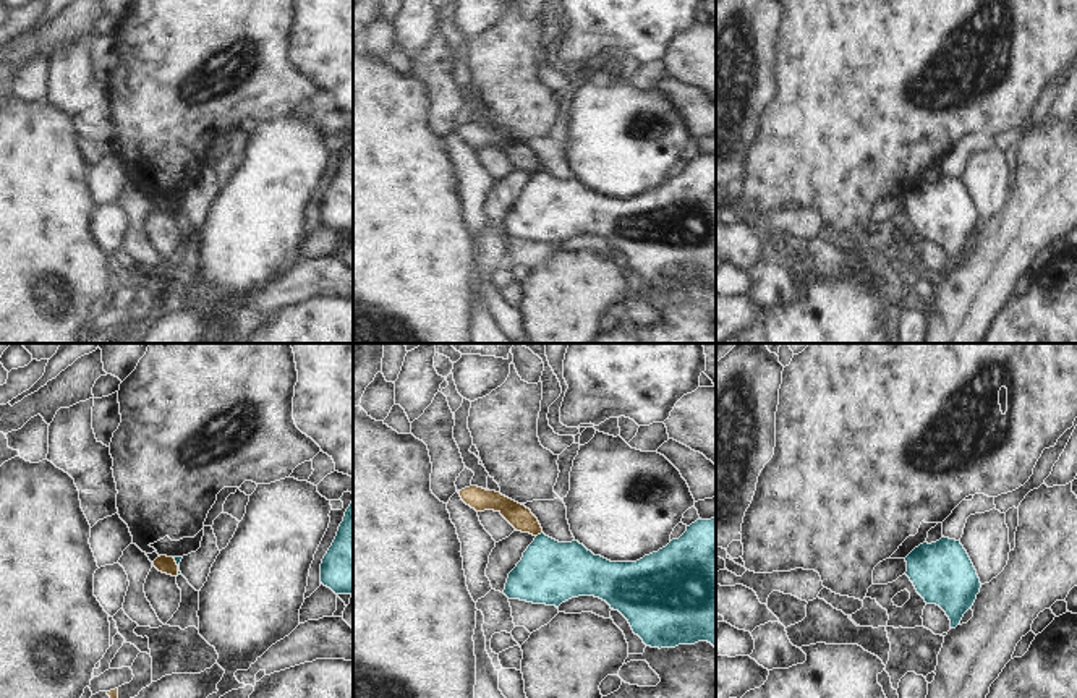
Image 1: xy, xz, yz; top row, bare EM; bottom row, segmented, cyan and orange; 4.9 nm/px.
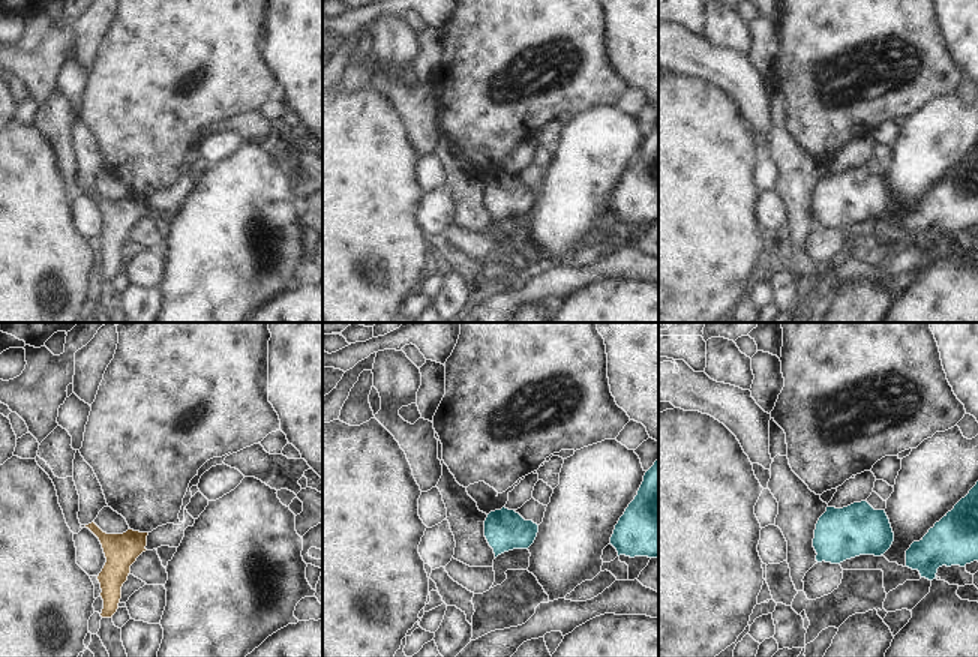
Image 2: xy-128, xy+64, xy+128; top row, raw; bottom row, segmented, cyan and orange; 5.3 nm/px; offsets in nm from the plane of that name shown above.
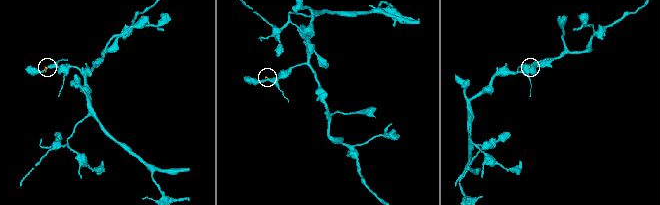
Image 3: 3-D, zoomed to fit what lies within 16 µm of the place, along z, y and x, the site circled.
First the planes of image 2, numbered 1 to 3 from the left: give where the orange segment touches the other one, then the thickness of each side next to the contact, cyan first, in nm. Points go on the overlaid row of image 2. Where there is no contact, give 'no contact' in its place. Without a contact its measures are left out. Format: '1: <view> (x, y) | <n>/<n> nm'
1: no contact
2: no contact
3: no contact

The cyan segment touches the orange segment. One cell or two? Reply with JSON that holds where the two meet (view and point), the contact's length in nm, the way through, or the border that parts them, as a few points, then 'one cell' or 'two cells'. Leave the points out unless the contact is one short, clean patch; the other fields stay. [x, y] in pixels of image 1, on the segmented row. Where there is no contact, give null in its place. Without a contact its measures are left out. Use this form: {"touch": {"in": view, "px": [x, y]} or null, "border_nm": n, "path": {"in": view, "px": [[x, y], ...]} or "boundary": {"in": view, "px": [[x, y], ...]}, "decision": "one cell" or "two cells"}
{"touch": {"in": "xz", "px": [538, 535]}, "border_nm": 40, "boundary": {"in": "xz", "px": [[541, 532], [536, 536]]}, "decision": "two cells"}

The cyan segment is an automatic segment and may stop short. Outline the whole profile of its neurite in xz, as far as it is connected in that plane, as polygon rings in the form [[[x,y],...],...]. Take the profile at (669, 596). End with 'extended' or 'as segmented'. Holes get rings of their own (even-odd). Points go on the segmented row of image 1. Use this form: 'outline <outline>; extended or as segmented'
outline [[[716,518],[696,520],[679,539],[636,562],[611,562],[578,541],[559,543],[541,533],[509,573],[504,594],[556,607],[572,598],[594,596],[619,611],[646,646],[708,641],[716,648]]]; as segmented

